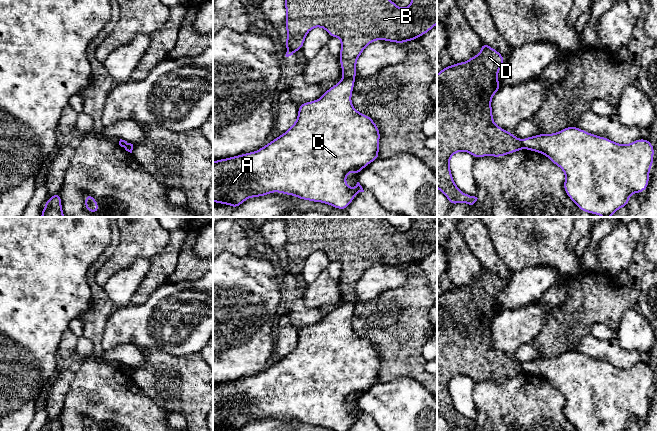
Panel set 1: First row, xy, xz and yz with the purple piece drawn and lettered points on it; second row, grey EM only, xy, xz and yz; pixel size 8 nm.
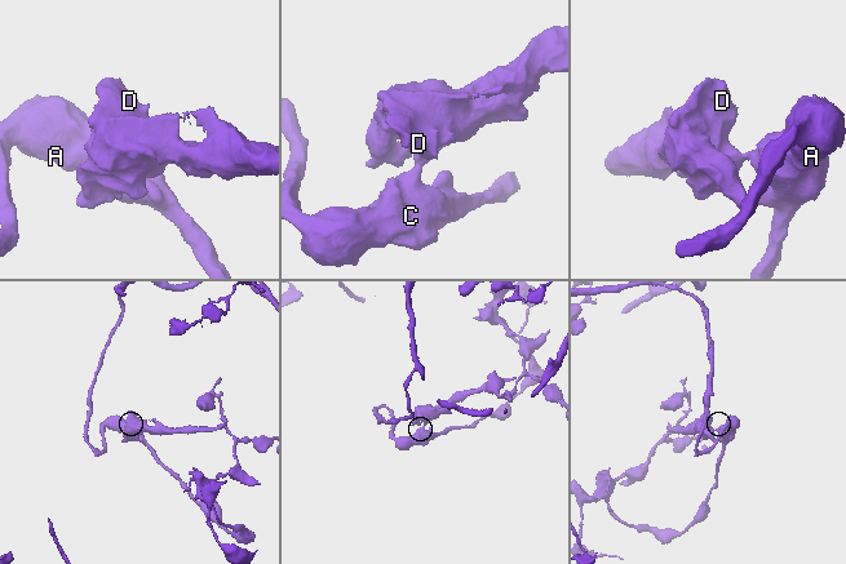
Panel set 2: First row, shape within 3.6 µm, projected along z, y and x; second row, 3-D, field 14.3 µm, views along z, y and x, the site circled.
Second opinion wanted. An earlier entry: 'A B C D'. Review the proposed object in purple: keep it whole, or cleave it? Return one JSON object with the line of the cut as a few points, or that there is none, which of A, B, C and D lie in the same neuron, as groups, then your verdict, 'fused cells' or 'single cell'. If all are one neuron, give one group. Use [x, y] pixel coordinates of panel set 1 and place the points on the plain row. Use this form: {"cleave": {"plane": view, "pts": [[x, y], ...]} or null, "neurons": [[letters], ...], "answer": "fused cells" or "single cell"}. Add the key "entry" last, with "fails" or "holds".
{"cleave": {"plane": "xz", "pts": [[343, 301], [353, 303]]}, "neurons": [["A", "C"], ["B", "D"]], "answer": "fused cells", "entry": "fails"}

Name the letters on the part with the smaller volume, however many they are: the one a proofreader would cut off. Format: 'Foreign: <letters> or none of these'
Foreign: B, D

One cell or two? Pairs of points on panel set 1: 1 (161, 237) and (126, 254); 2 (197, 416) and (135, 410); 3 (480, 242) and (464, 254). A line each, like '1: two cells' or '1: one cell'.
1: one cell
2: two cells
3: two cells

